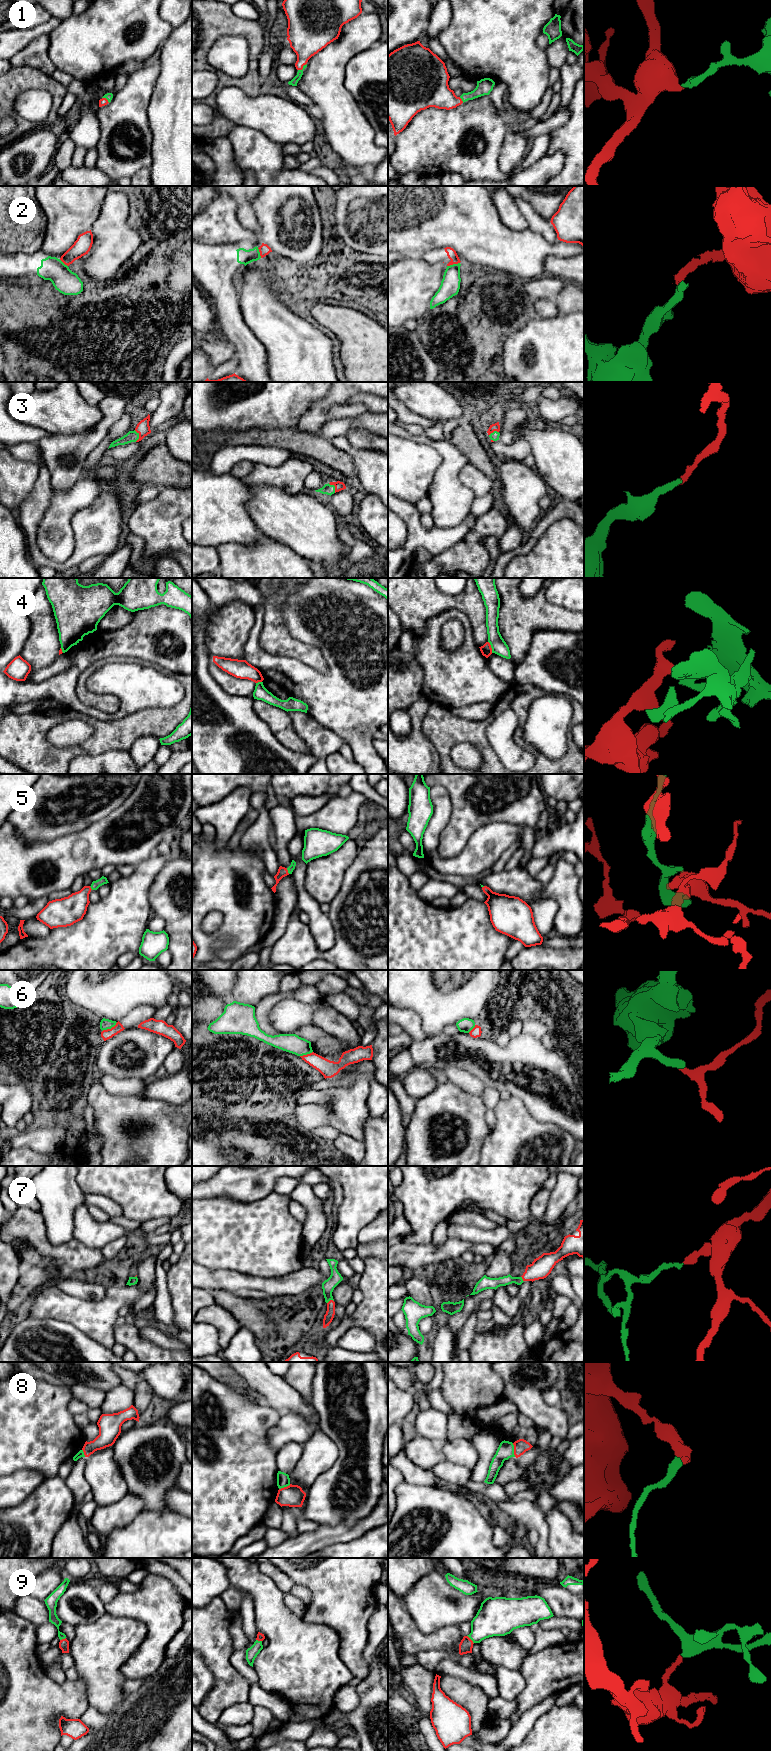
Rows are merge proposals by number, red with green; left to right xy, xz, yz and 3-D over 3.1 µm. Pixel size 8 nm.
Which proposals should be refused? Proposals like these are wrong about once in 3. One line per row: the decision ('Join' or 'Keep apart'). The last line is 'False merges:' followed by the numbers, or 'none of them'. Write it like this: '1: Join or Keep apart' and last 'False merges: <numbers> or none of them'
1: Join
2: Keep apart
3: Join
4: Keep apart
5: Join
6: Keep apart
7: Join
8: Keep apart
9: Join
False merges: 2, 4, 6, 8

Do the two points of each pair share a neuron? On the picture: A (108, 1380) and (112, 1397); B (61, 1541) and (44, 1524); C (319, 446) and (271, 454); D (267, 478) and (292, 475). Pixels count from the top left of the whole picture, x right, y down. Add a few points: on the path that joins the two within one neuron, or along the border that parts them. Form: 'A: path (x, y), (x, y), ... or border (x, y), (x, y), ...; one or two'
A: border (121, 1383), (105, 1392); two
B: border (70, 1516), (56, 1534), (51, 1547); two
C: border (265, 446), (283, 448), (292, 454); two
D: path (273, 476), (286, 476); one

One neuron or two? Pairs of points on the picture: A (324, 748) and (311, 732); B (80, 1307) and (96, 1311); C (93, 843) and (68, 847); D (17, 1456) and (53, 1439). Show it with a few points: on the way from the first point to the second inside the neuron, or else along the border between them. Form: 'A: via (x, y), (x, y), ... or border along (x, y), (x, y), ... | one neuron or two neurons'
A: via (322, 744), (315, 736) | one neuron
B: via (84, 1311), (92, 1311) | one neuron
C: via (87, 847), (74, 847) | one neuron
D: via (26, 1447), (34, 1439), (44, 1439) | one neuron

